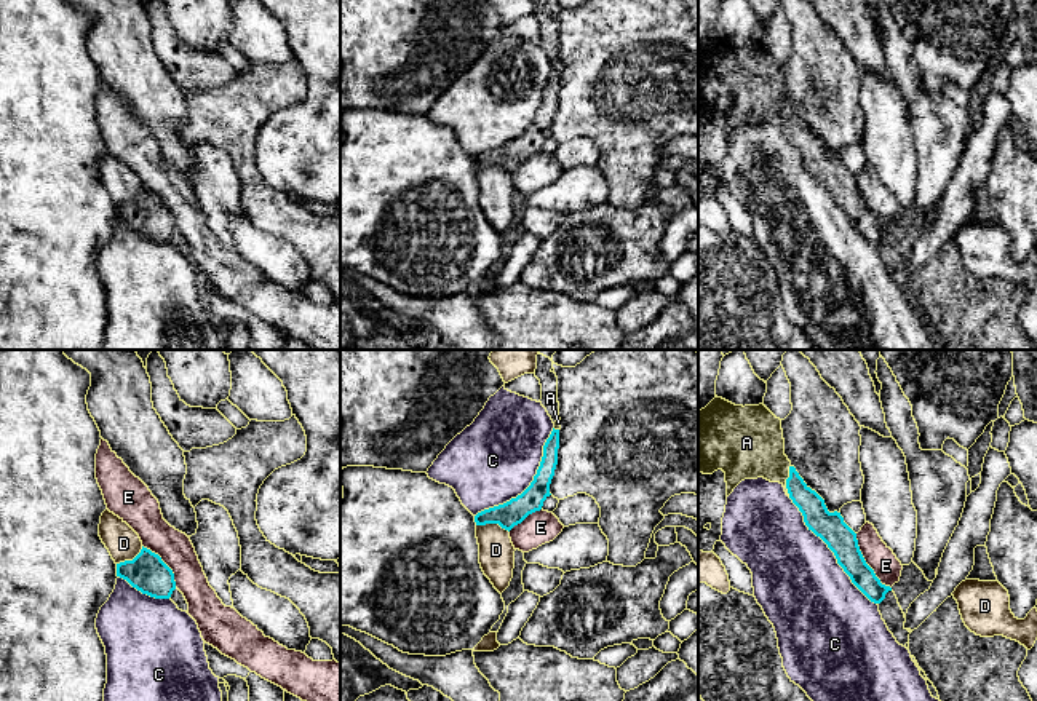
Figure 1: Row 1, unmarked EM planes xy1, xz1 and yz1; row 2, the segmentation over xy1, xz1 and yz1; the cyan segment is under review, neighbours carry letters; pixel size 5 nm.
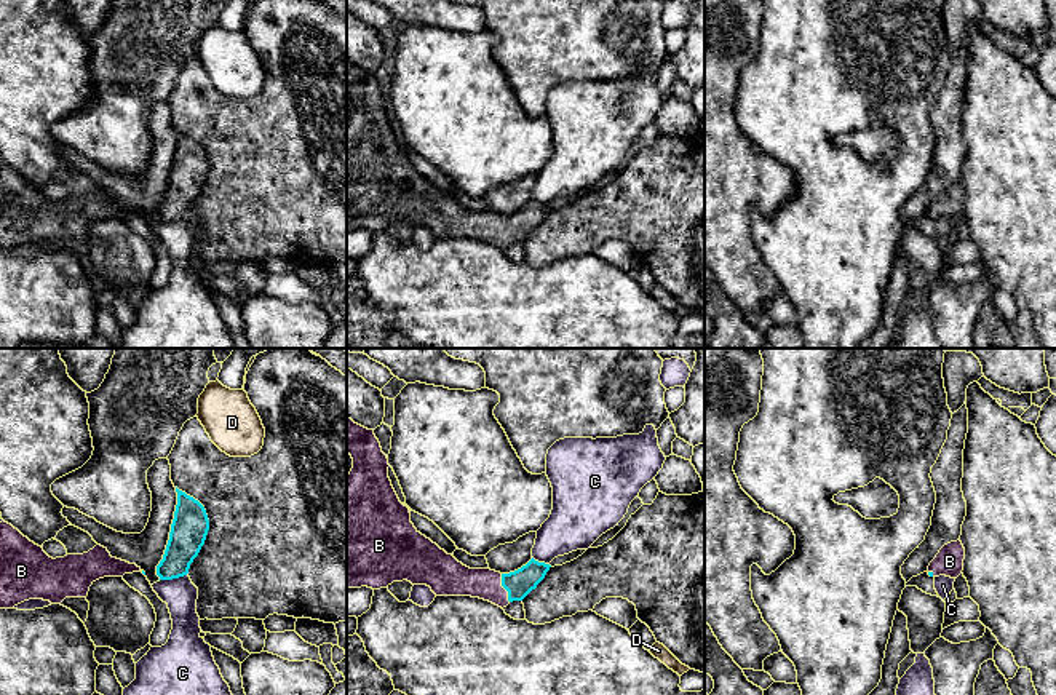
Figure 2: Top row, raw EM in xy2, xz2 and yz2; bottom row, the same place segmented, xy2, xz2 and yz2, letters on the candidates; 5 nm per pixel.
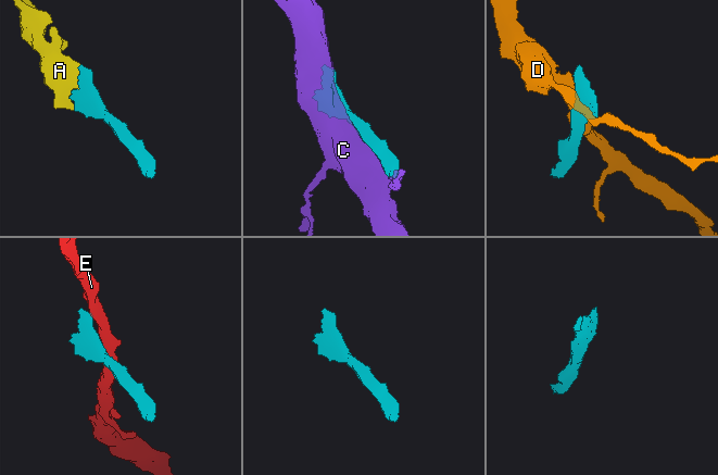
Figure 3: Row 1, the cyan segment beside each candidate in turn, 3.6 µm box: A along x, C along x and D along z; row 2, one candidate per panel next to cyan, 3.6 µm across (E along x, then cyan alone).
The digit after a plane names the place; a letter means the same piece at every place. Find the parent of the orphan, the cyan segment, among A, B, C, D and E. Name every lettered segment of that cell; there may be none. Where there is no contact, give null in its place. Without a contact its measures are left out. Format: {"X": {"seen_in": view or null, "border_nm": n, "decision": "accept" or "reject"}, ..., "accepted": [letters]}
{"A": {"seen_in": "yz1", "border_nm": 160, "decision": "accept"}, "B": {"seen_in": "xz2", "border_nm": 150, "decision": "accept"}, "C": {"seen_in": "yz1", "border_nm": 700, "decision": "reject"}, "D": {"seen_in": "xz1", "border_nm": 170, "decision": "reject"}, "E": {"seen_in": "yz1", "border_nm": 340, "decision": "reject"}, "accepted": ["A", "B"]}

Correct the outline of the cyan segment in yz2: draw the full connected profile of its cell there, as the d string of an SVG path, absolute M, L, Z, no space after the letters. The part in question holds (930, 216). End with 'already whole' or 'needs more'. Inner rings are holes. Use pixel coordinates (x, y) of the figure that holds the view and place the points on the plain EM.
M960 182L944 187L928 208L930 219L957 220L963 212L965 190Z; needs more

